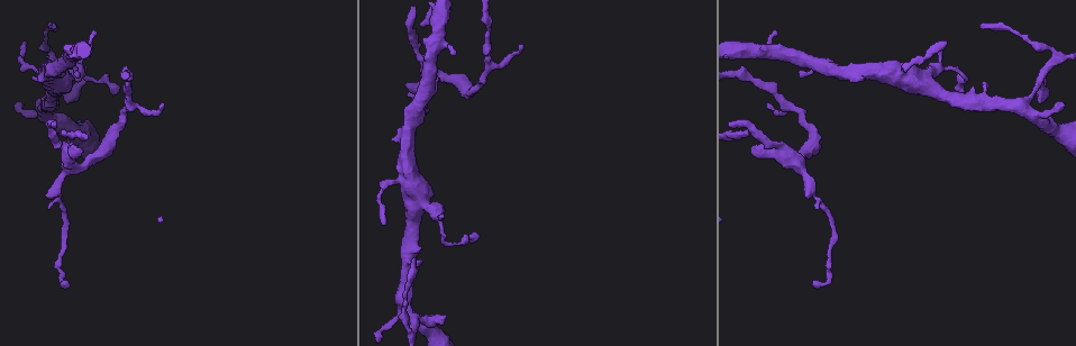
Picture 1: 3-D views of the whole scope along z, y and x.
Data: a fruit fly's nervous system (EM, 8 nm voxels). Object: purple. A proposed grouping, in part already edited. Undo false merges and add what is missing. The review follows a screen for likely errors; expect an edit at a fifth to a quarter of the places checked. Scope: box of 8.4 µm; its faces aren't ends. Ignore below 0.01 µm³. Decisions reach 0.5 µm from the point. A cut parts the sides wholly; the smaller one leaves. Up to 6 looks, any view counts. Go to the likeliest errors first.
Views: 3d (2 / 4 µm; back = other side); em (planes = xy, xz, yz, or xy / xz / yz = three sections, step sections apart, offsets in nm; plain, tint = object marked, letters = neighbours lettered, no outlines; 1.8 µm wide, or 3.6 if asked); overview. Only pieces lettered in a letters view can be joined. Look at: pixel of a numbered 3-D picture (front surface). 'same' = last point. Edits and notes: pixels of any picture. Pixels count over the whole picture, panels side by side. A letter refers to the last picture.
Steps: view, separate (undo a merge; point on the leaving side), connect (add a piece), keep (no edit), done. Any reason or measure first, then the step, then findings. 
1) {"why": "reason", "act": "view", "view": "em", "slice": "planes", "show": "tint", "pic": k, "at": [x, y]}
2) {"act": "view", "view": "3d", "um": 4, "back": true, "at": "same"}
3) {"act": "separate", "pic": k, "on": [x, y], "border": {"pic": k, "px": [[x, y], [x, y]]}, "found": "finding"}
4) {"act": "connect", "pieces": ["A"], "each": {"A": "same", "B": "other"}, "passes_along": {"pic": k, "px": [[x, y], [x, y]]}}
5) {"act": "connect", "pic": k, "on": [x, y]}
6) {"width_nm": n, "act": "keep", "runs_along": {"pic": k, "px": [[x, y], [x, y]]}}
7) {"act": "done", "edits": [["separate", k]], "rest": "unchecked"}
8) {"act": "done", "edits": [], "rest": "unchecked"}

{"why": "tapers out", "act": "view", "view": "em", "slice": "yz", "step": 16, "show": "letters", "pic": 1, "at": [386, 222]}

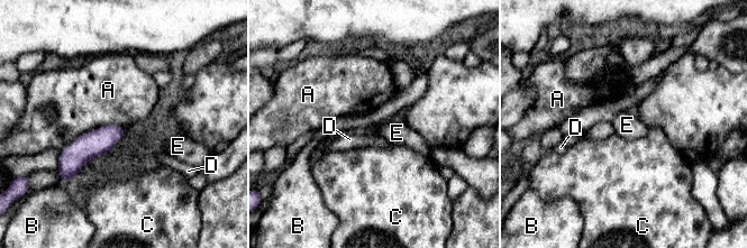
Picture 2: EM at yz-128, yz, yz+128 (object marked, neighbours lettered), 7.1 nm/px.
{"why": "another direction", "act": "view", "view": "em", "slice": "planes", "show": "letters", "at": "same"}

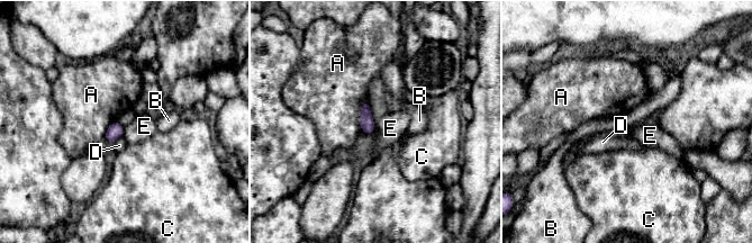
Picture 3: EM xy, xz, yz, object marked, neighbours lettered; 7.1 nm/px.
{"act": "keep", "each": {"A": "other", "B": "other", "C": "other", "D": "other", "E": "other"}, "border": {"pic": 3, "px": [[124, 127], [121, 135]]}, "found": "none of them fits"}

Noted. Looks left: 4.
{"why": "branch stops here", "act": "view", "view": "3d", "um": 2, "back": true, "pic": 1, "at": [446, 317]}

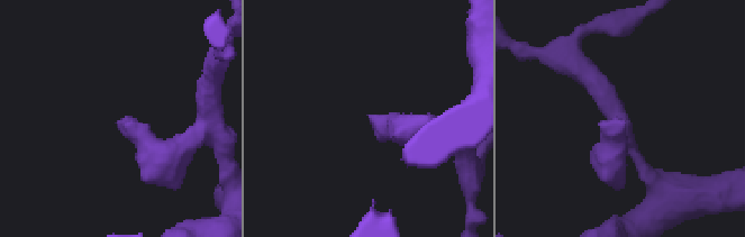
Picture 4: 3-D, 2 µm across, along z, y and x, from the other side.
{"why": "need the tissue", "act": "view", "view": "em", "slice": "xy", "step": 4, "show": "tint", "pic": 4, "at": [625, 121]}

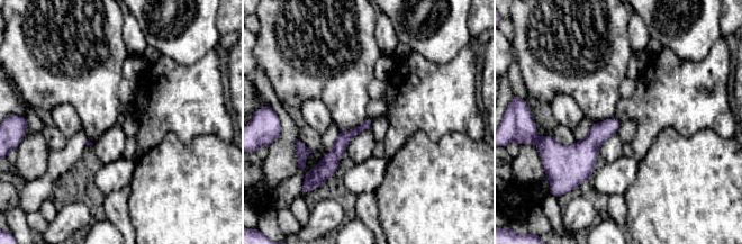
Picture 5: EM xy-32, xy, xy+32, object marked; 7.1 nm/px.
{"why": "what lies round it", "act": "view", "view": "em", "slice": "xy", "step": 4, "show": "letters", "at": "same"}

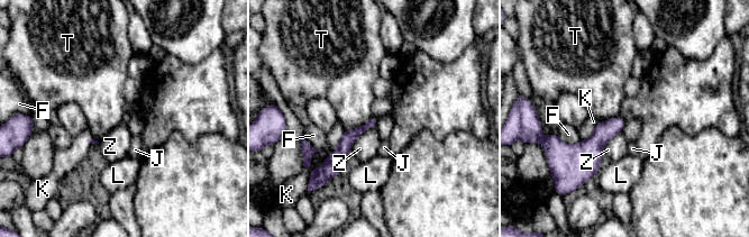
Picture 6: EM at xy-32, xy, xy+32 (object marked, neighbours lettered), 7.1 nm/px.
{"act": "keep", "each": {"F": "other", "J": "other", "K": "other", "L": "other", "T": "other", "Z": "other"}, "border": {"pic": 6, "px": [[373, 117], [364, 124], [344, 131]]}, "found": "none of them fits"}

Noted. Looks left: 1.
{"act": "done", "edits": [], "rest": "unchecked"}

